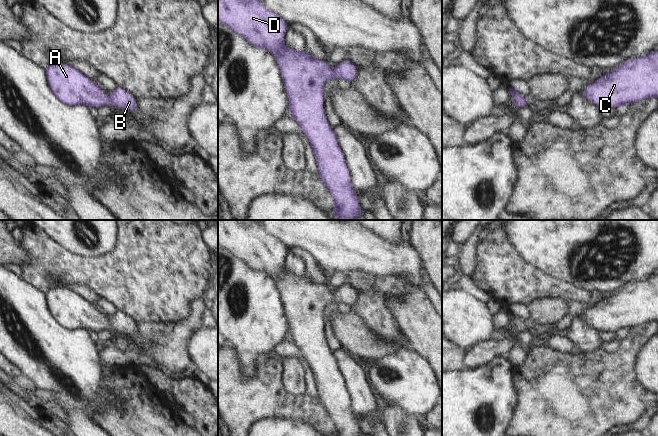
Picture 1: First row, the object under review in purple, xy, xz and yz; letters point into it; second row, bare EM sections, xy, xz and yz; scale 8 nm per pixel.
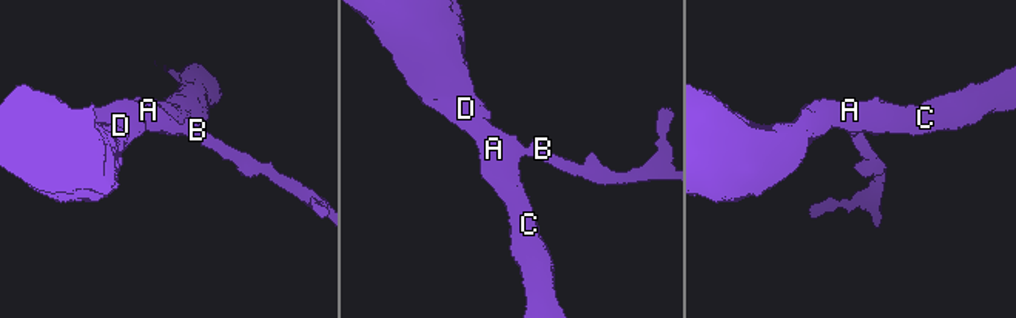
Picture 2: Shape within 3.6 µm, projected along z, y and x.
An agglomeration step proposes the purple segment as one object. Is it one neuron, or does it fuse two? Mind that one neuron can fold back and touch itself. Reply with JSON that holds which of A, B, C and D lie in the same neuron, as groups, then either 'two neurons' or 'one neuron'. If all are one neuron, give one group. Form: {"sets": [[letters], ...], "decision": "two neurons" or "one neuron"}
{"sets": [["A", "B", "C", "D"]], "decision": "one neuron"}

